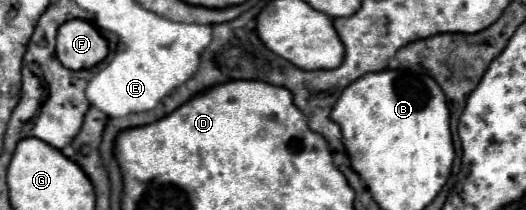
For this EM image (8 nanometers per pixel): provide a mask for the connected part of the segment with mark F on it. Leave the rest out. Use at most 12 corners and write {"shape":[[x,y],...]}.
{"shape":[[88,21],[58,29],[56,57],[66,69],[90,69],[108,41]]}

